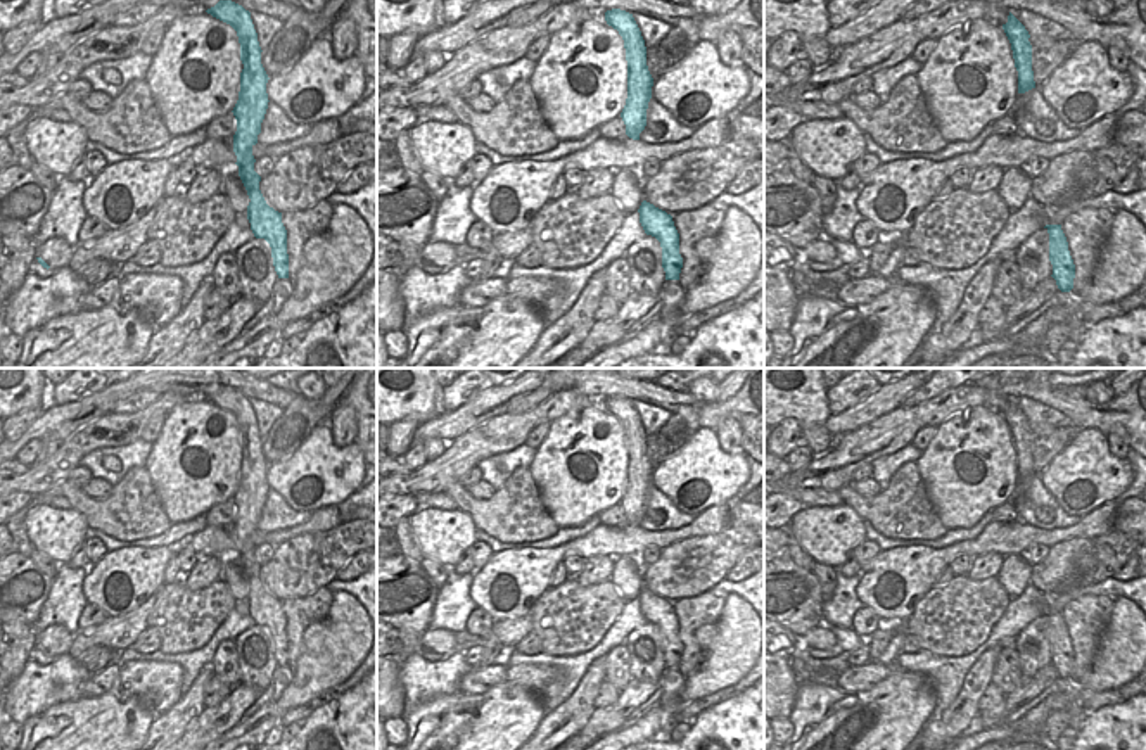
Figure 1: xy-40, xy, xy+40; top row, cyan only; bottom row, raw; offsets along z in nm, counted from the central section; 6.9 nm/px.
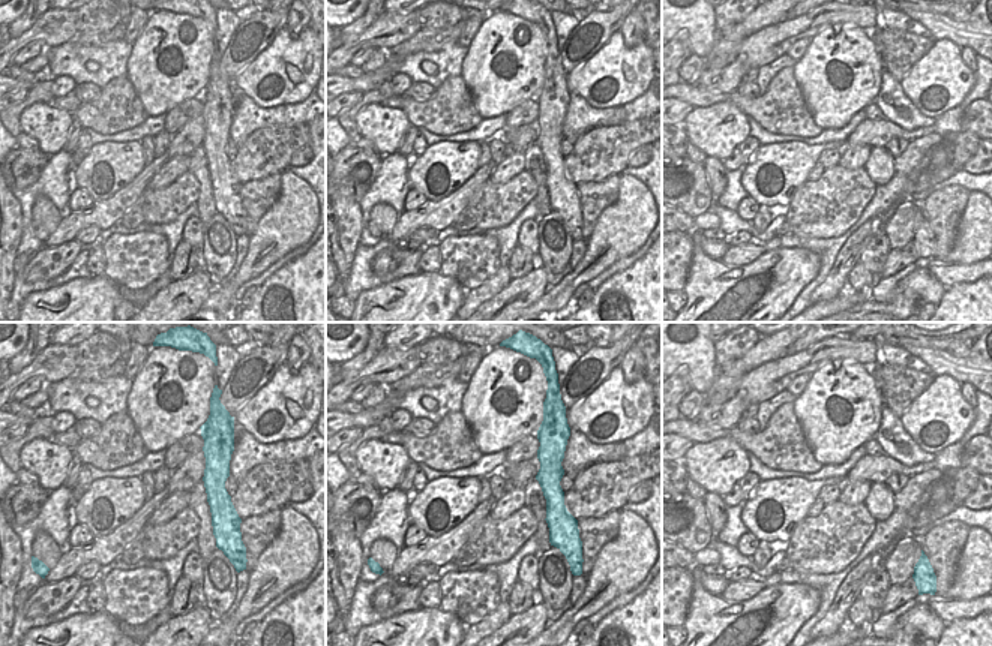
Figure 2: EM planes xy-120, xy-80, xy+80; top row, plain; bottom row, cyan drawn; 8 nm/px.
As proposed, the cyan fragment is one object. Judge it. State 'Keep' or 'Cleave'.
Keep.

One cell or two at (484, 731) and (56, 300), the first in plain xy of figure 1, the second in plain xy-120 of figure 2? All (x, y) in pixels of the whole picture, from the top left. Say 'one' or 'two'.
one

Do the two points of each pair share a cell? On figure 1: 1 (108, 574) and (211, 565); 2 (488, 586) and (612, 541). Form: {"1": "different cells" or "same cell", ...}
{"1": "different cells", "2": "same cell"}

